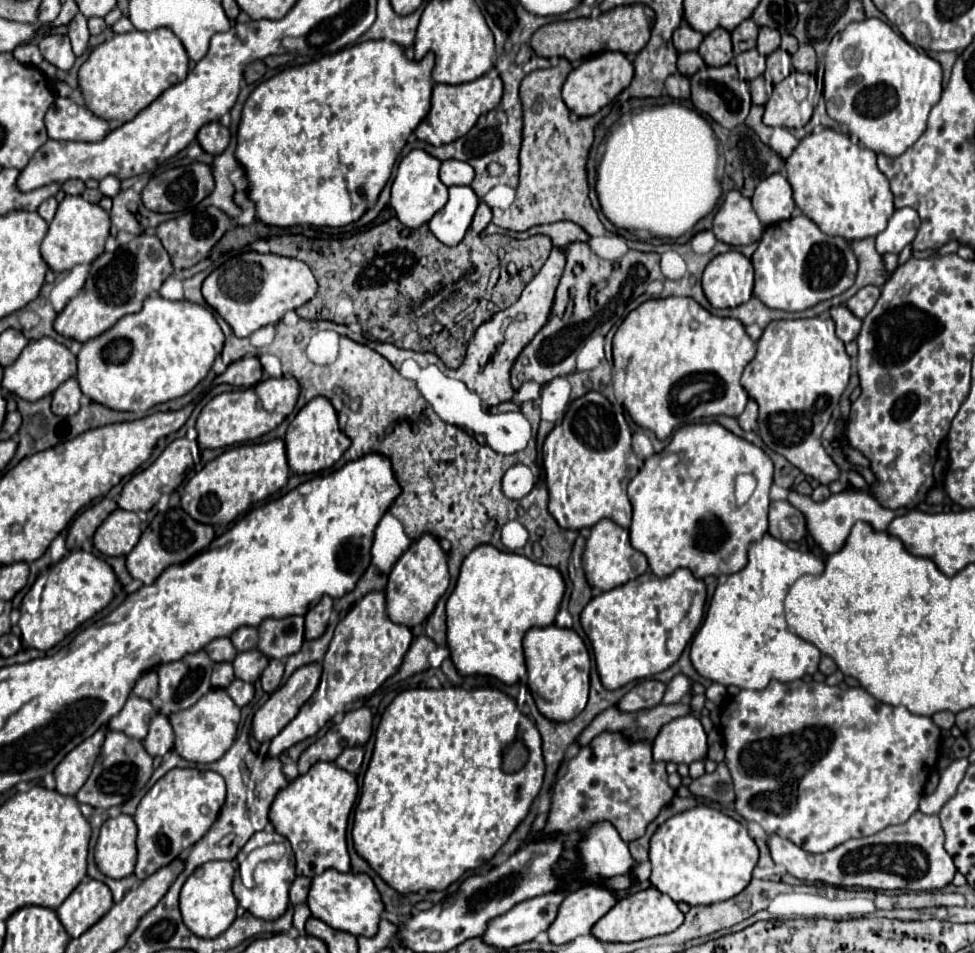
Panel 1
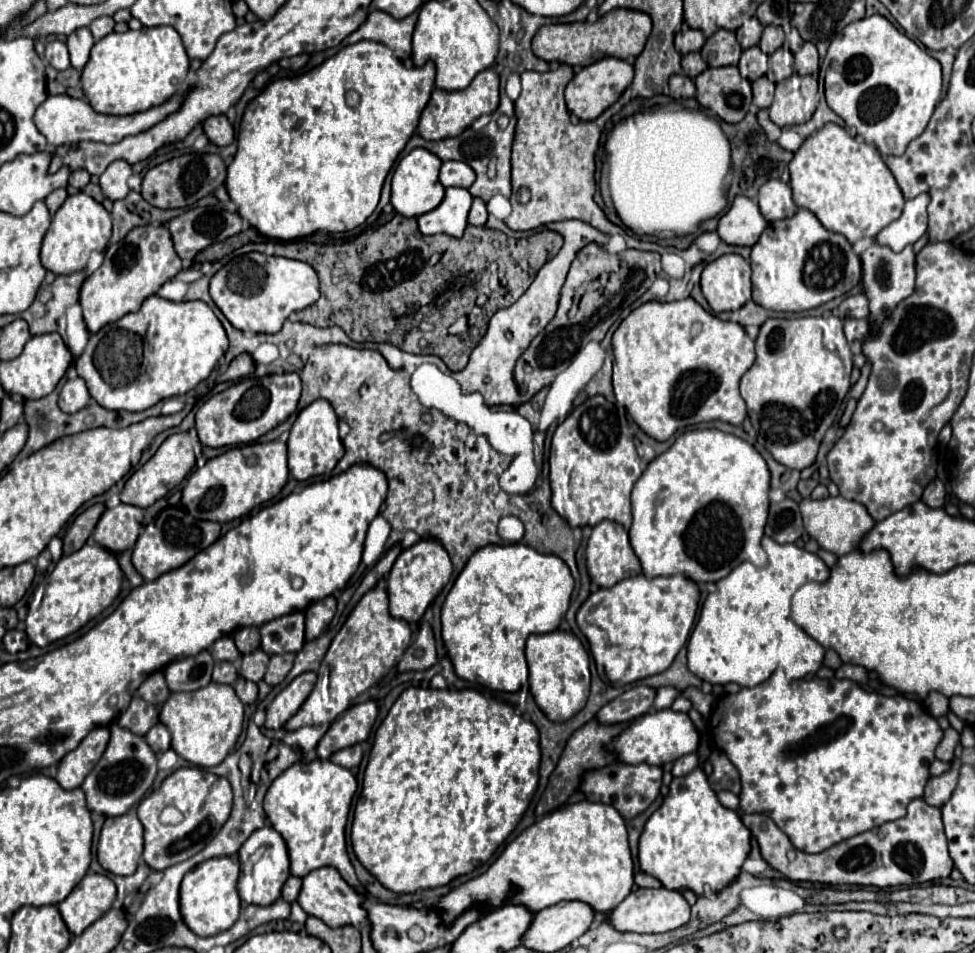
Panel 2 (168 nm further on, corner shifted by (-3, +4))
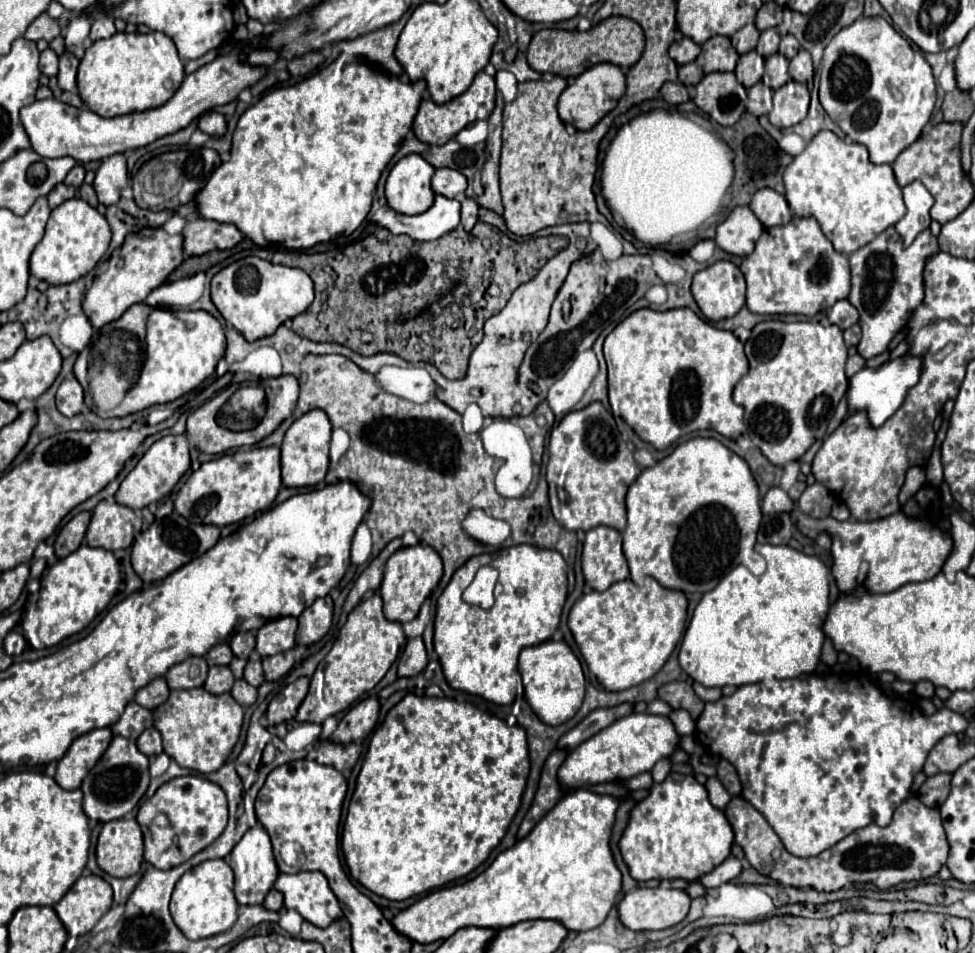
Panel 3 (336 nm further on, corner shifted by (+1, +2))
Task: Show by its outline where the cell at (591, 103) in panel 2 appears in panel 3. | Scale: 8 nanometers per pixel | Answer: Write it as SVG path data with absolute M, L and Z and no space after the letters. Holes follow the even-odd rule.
M598 63L590 69L586 69L582 75L574 79L572 85L568 85L560 99L558 99L558 113L564 123L572 123L580 131L592 129L608 111L616 107L620 97L626 91L626 77L618 65L612 63Z

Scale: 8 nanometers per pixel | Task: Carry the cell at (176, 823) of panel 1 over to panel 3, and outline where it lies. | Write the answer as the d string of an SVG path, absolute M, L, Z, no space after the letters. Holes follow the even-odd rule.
M198 775L176 777L158 787L154 797L140 805L136 819L144 833L144 859L156 869L172 869L208 847L224 831L228 821L226 793L220 785L214 785L212 781ZM156 813L164 813L170 819L170 825L154 825L152 819Z

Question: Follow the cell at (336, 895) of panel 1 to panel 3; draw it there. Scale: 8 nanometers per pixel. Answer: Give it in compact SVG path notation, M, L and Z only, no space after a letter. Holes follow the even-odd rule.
M320 871L296 875L280 873L274 889L284 893L286 909L298 911L306 921L318 927L328 927L330 921L336 921L344 915L334 891Z

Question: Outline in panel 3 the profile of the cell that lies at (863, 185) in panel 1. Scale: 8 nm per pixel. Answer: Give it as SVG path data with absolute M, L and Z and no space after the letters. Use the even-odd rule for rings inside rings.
M830 131L816 133L806 149L794 157L784 171L784 187L792 213L798 217L816 217L834 249L846 255L896 225L906 213L902 189L894 179L892 167L874 165L864 145L844 143Z

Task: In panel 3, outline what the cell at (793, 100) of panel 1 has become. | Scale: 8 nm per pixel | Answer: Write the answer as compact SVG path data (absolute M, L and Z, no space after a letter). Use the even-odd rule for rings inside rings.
M790 81L774 91L774 107L768 113L770 123L776 129L786 129L800 123L808 115L810 91L798 81Z

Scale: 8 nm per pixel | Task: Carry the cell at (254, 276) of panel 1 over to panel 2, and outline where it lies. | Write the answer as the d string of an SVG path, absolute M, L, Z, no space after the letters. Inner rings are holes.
M248 253L226 263L210 281L210 295L224 317L244 333L278 333L292 311L306 309L320 297L316 271L302 261Z

